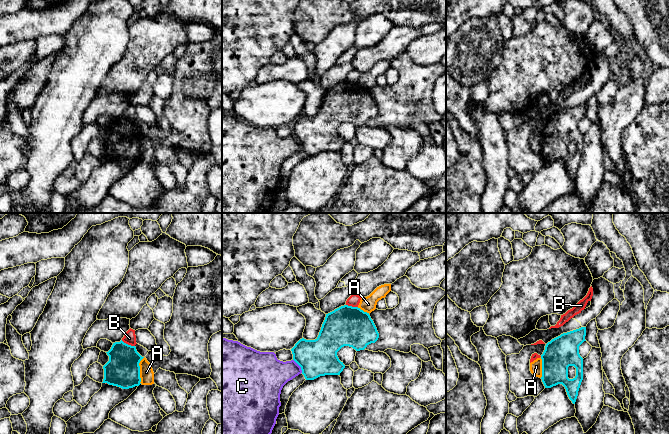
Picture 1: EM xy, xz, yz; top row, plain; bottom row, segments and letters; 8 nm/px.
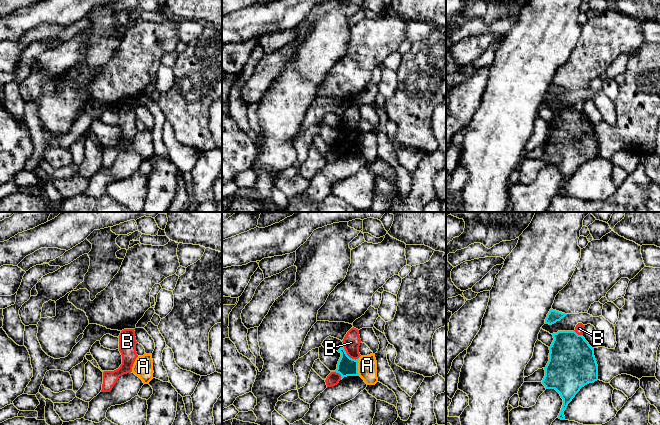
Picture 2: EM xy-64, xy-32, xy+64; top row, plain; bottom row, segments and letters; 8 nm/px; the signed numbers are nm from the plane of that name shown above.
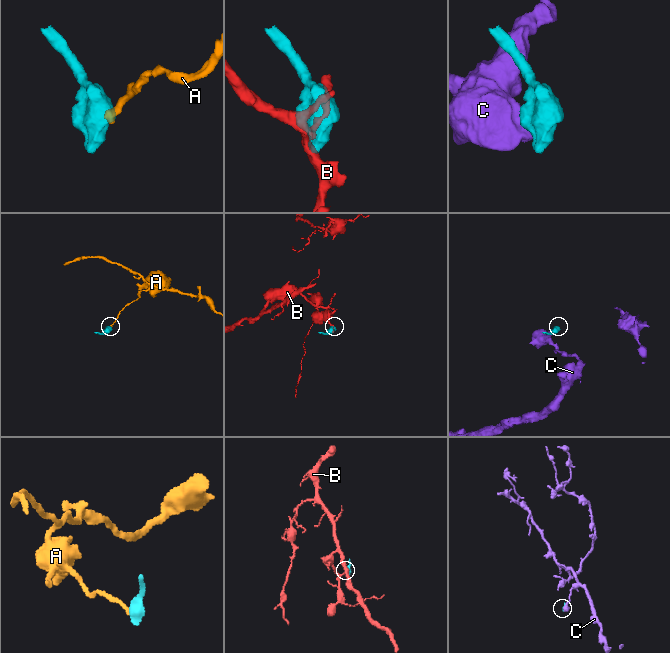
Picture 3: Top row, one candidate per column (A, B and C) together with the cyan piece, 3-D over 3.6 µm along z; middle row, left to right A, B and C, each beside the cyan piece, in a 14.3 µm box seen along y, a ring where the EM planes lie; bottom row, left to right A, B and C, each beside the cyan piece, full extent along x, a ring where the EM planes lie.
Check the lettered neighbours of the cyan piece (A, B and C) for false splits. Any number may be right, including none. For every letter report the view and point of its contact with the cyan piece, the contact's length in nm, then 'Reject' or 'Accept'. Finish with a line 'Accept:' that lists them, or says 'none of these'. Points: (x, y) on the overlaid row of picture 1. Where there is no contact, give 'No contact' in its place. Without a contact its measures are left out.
A: Touches cyan at xy (139, 370). Shared border 220 nm. Reject
B: Touches cyan at xy (127, 344). Shared border 120 nm. Reject
C: Touches cyan at xz (299, 365). Shared border 130 nm. Reject
Accept: none of these

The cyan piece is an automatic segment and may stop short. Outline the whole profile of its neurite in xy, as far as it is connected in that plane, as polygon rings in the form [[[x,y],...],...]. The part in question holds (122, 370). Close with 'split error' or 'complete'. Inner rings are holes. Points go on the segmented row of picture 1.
[[[121,340],[113,343],[106,353],[109,361],[103,366],[102,383],[122,389],[133,388],[141,384],[139,363],[144,357],[137,352],[135,346],[128,345]]]; complete

